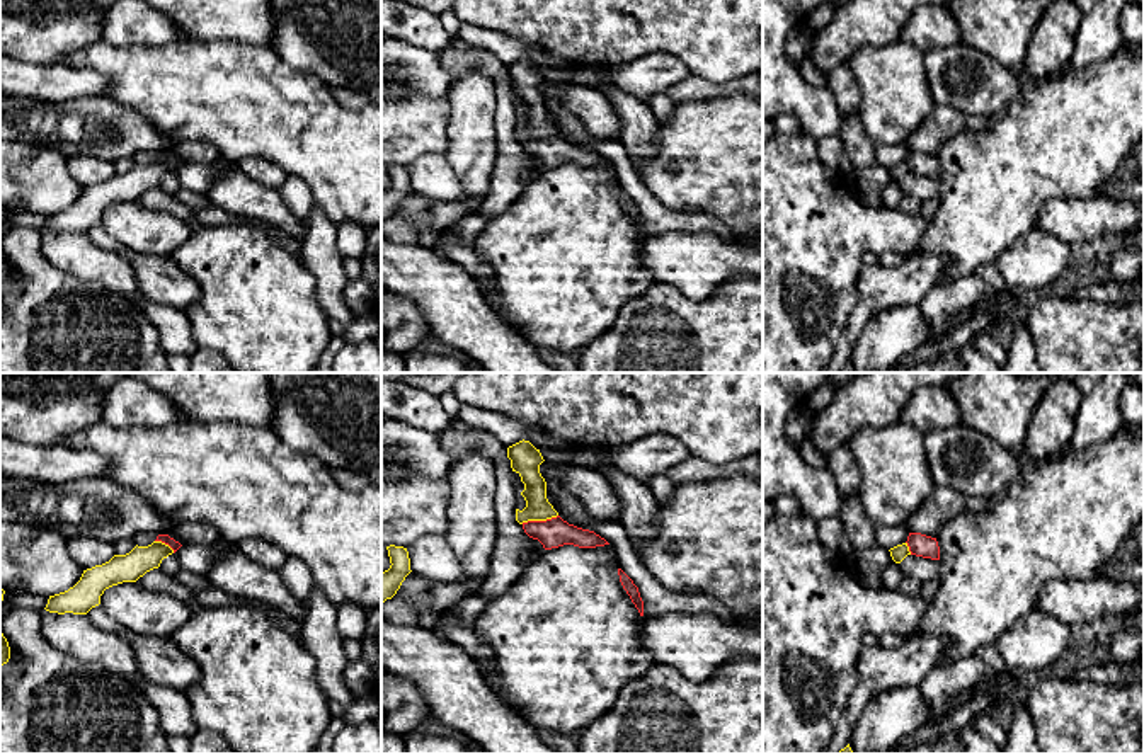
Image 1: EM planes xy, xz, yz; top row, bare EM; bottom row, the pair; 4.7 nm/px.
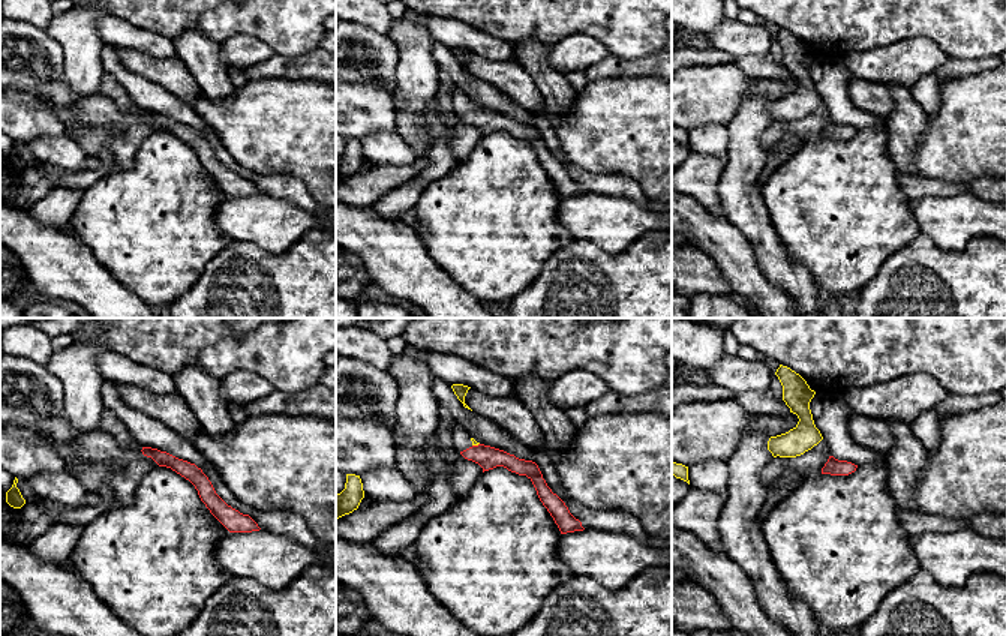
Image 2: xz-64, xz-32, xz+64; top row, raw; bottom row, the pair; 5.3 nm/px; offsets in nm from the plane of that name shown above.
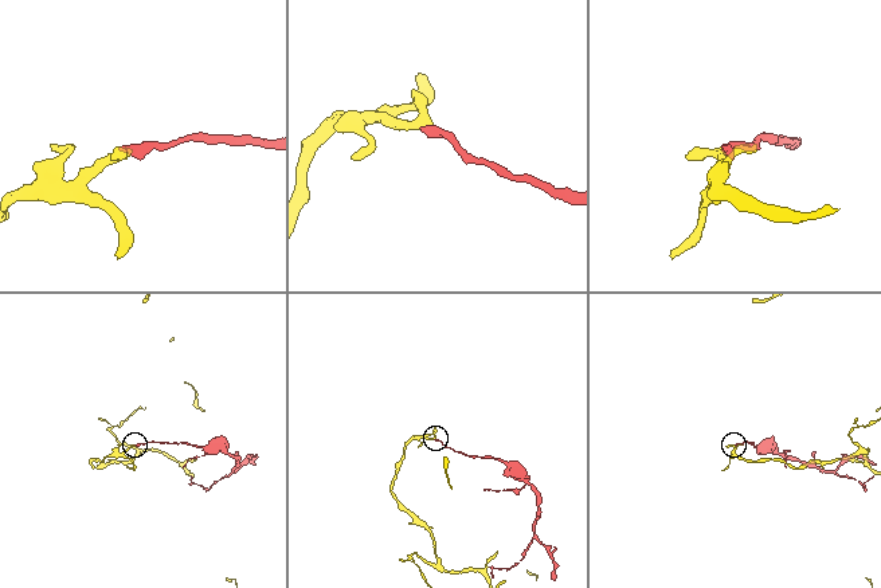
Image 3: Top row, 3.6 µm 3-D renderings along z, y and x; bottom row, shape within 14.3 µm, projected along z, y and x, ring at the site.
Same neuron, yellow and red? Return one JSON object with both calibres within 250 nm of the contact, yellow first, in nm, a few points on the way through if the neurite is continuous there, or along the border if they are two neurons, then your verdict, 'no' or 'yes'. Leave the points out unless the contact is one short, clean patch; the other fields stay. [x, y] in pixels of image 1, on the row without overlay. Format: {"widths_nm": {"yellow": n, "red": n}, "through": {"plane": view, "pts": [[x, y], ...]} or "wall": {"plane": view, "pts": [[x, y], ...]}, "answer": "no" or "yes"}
{"widths_nm": {"yellow": 120, "red": 140}, "wall": {"plane": "xz", "pts": [[557, 133], [547, 138], [521, 142]]}, "answer": "no"}

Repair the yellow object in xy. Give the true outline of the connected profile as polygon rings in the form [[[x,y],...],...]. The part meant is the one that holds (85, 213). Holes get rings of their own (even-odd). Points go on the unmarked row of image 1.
[[[153,160],[148,165],[136,163],[126,174],[114,174],[109,180],[83,189],[73,206],[49,214],[44,228],[58,233],[87,233],[100,223],[106,208],[123,201],[136,201],[146,191],[158,187],[162,179],[172,172],[174,169],[162,160]]]

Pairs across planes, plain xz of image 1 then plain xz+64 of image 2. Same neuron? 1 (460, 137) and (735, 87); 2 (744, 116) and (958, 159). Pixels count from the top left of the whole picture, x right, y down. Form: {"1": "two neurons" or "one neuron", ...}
{"1": "two neurons", "2": "one neuron"}

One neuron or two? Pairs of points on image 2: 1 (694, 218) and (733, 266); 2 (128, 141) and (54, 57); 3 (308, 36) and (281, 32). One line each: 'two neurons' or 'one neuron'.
1: one neuron
2: one neuron
3: one neuron

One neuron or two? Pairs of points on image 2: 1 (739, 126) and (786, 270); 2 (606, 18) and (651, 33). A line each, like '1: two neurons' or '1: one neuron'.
1: one neuron
2: one neuron

